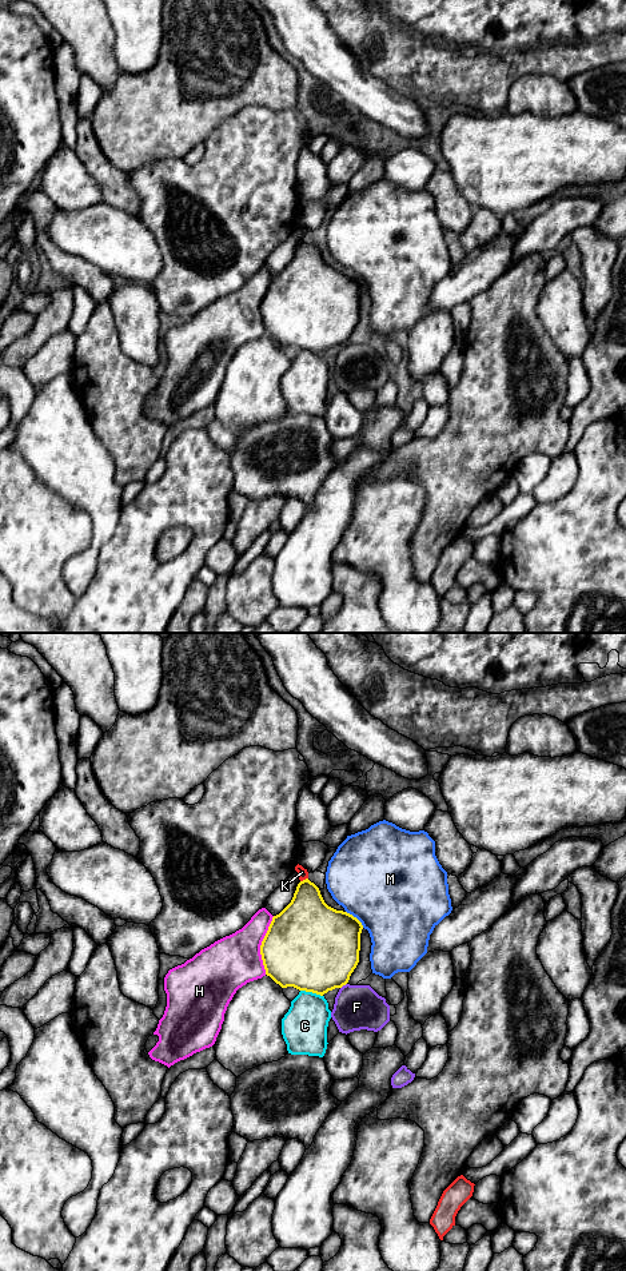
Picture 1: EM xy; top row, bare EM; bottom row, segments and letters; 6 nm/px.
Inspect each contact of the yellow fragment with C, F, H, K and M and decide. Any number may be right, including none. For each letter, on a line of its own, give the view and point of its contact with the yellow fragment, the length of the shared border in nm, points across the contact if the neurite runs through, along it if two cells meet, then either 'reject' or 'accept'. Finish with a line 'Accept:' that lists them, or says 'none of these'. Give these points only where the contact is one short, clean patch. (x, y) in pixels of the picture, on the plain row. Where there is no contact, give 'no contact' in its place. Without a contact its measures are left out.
C: contact xy (311, 350); length 140 nm; reject
F: contact xy (343, 343); length 50 nm; border xy (346, 342), (341, 347); reject
H: contact xy (260, 305); length 360 nm; reject
K: contact xy (303, 239); length 50 nm; border xy (307, 236), (300, 240); reject
M: contact xy (355, 277); length 150 nm; border xy (346, 270), (363, 286); reject
Accept: none of these

